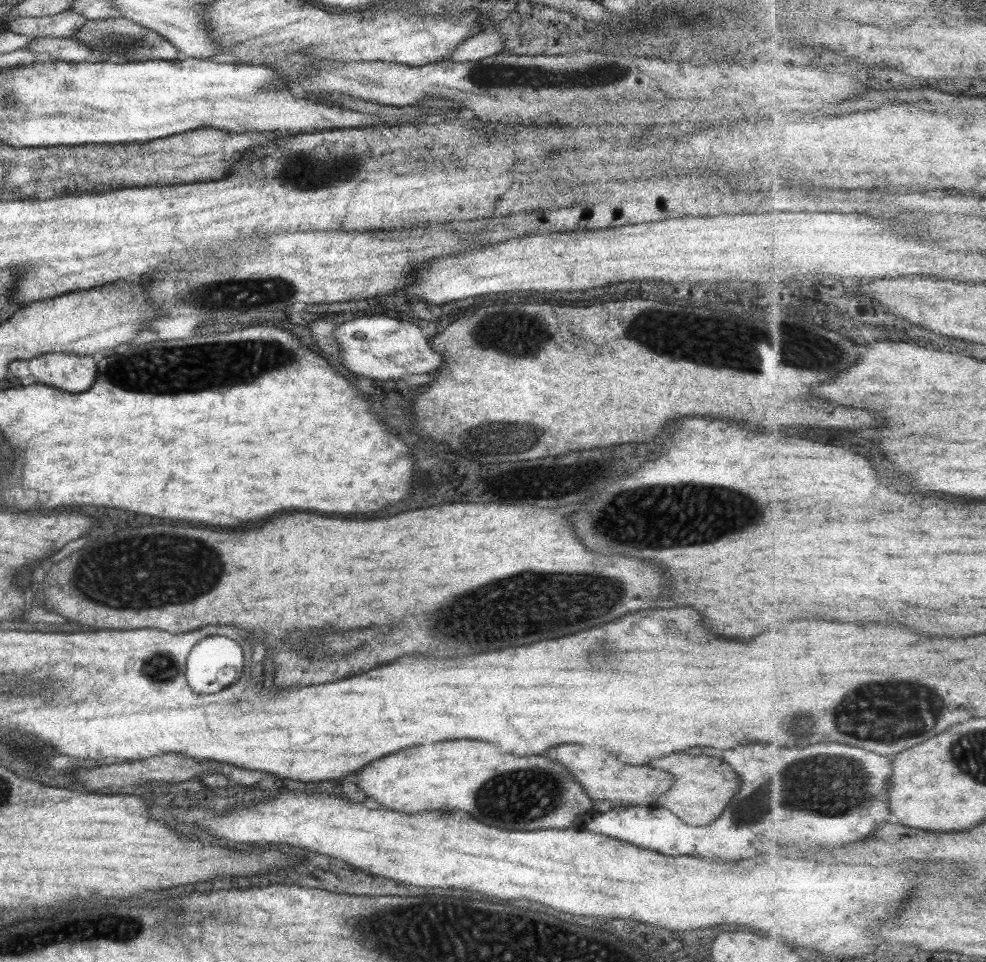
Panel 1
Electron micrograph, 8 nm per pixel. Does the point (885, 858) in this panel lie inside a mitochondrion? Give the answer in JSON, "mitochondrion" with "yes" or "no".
{"mitochondrion":"no"}

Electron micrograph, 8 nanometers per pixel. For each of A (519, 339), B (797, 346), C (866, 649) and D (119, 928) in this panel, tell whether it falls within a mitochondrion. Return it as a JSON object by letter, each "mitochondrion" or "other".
{"A":"mitochondrion","B":"mitochondrion","C":"other","D":"mitochondrion"}

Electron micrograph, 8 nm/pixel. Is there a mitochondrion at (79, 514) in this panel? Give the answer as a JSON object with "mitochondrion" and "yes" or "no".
{"mitochondrion":"no"}

